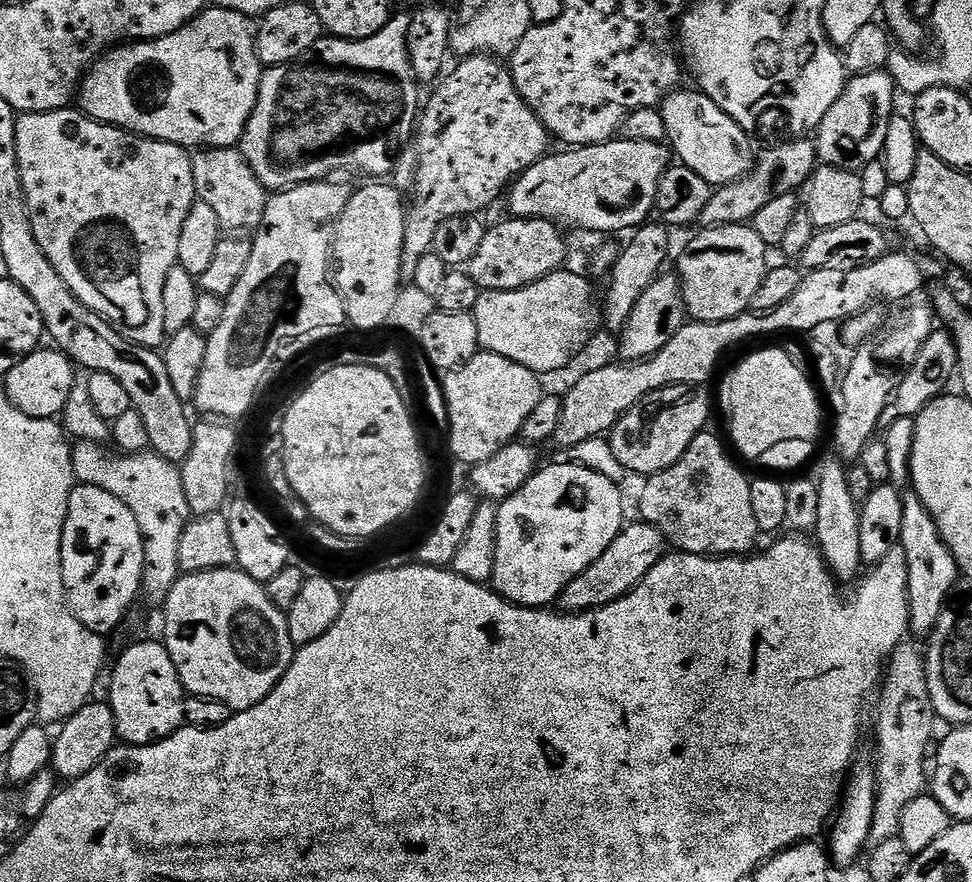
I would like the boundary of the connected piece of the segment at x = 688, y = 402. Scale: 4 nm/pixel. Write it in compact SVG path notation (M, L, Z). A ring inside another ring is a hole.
M675 384L669 388L663 388L657 392L652 392L641 404L636 404L622 416L618 423L612 428L610 441L614 450L614 455L618 462L622 464L628 474L637 472L640 478L647 478L674 466L682 454L694 442L694 438L700 435L709 427L708 415L714 412L714 400L708 397L709 389L704 386L694 384Z

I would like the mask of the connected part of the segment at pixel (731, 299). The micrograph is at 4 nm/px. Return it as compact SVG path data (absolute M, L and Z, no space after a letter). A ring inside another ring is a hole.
M731 224L717 228L705 228L697 231L697 236L684 248L680 256L680 272L678 279L684 291L684 306L687 315L693 321L722 322L735 316L745 315L752 307L752 299L762 286L762 278L768 273L770 249L758 238L756 231L748 224Z

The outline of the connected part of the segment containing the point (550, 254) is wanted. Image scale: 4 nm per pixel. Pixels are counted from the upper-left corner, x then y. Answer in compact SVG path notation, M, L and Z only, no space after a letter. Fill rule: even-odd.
M507 219L489 227L486 238L482 238L482 246L478 246L474 258L466 266L468 276L485 292L525 288L565 267L568 248L560 233L563 231L553 221Z

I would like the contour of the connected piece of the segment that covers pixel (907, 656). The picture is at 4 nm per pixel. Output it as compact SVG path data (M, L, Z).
M901 644L892 651L884 670L879 689L880 709L876 712L876 801L874 822L870 824L868 848L882 846L886 838L900 835L902 812L914 798L925 795L930 784L929 769L924 769L924 759L929 759L928 743L938 725L938 717L930 702L930 686L924 669L925 653L916 644Z

